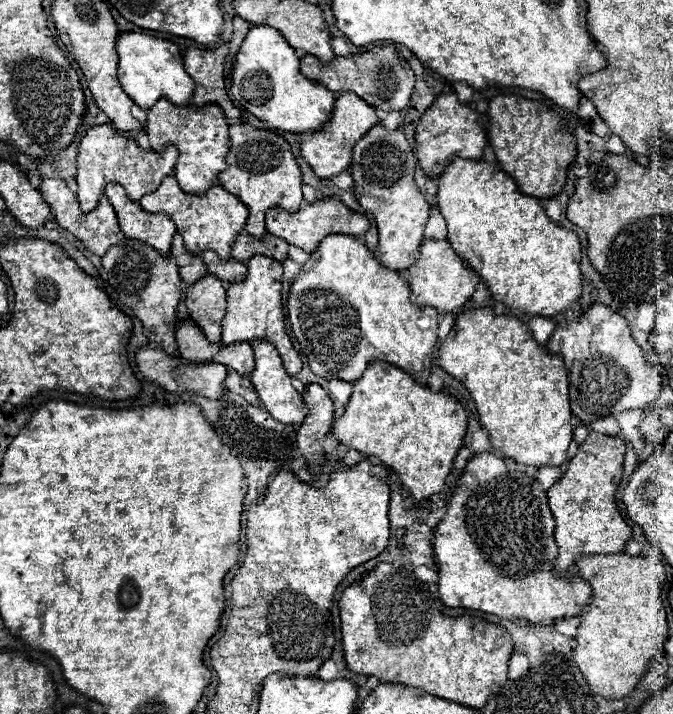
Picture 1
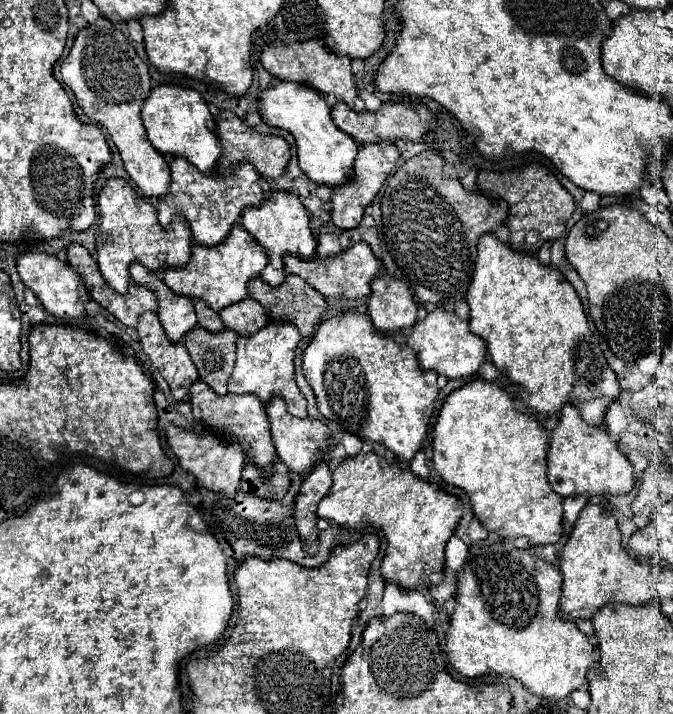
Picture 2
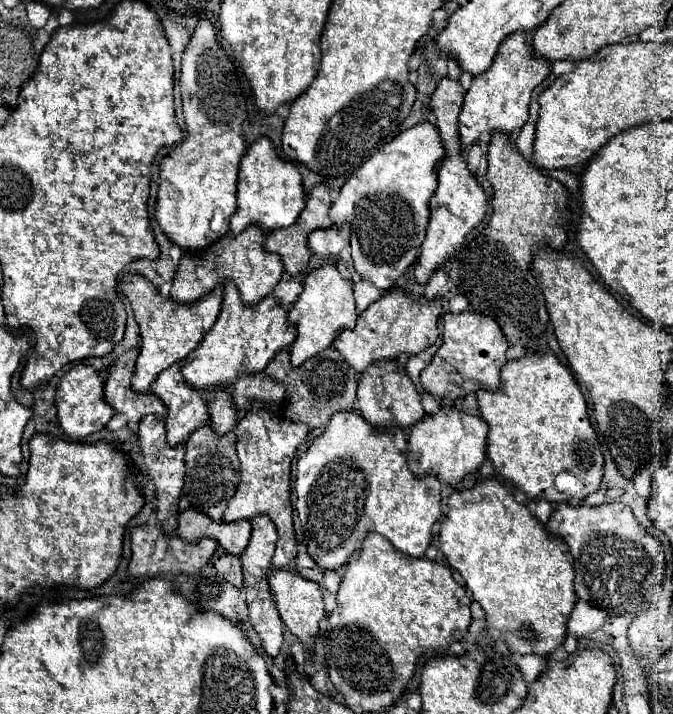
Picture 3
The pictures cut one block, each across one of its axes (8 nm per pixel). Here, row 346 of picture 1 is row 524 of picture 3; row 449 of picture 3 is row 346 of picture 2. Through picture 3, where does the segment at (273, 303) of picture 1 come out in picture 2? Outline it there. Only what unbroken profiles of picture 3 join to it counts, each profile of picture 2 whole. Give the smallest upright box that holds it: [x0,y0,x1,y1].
[230,322,308,418]

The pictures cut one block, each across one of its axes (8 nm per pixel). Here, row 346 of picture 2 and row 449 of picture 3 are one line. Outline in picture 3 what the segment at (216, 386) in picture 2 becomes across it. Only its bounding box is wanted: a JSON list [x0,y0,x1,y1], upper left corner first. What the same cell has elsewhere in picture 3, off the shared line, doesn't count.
[184,424,240,522]

